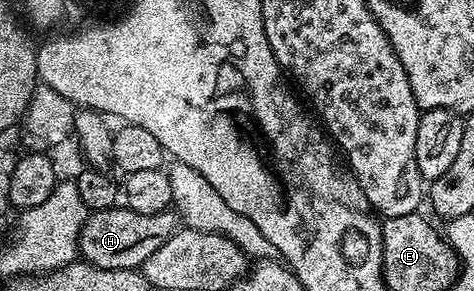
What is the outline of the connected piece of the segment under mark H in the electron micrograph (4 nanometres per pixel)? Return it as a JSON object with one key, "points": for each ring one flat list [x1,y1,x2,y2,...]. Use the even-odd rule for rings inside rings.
{"points":[[116,205,104,211,93,211,88,214,79,235,79,255,82,262,91,263,101,269,133,271,142,268,143,263,149,261,149,257,153,257,153,253,157,253,157,249,161,249,161,245,165,245,169,237,173,237,175,230,177,230,177,215,174,210,168,209,161,213,146,215,133,213,126,205]]}

